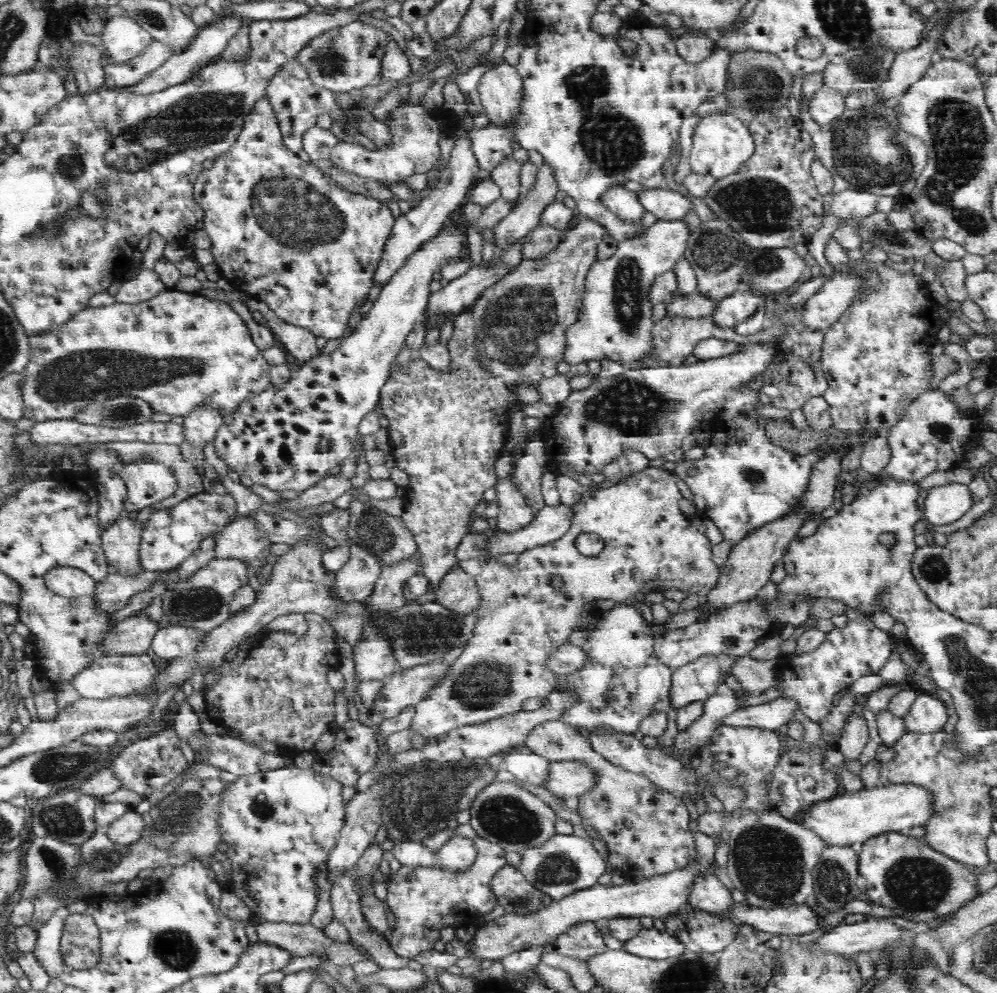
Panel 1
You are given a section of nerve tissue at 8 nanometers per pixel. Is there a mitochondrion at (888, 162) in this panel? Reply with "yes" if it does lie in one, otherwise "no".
yes

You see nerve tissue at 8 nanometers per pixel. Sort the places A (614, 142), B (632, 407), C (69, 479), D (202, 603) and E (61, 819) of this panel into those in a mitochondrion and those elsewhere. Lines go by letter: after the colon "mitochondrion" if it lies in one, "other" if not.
A: mitochondrion
B: mitochondrion
C: other
D: mitochondrion
E: mitochondrion

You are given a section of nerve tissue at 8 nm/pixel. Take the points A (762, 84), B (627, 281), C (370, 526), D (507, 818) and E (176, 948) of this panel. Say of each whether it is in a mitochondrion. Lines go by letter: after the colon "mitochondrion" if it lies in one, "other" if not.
A: mitochondrion
B: mitochondrion
C: mitochondrion
D: mitochondrion
E: mitochondrion

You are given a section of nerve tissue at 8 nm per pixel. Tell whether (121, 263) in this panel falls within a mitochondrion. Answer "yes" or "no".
no

